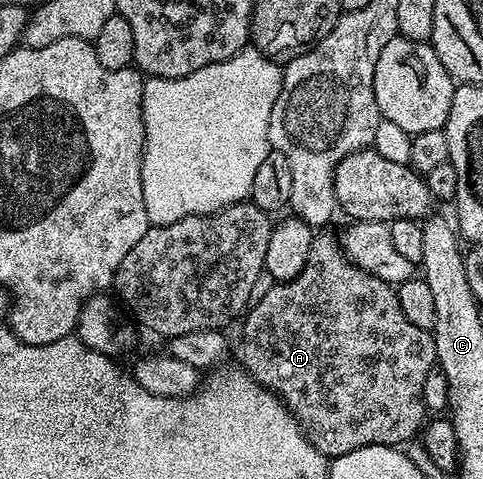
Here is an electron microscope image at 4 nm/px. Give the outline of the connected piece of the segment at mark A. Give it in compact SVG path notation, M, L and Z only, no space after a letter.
M320 230L315 233L312 237L312 245L310 246L310 254L306 258L306 266L300 273L295 276L292 280L286 280L283 282L273 283L271 286L273 288L268 288L260 296L260 301L253 303L251 307L247 309L246 315L243 317L244 329L240 332L240 360L239 363L242 365L245 372L248 375L254 377L258 383L263 386L263 388L268 388L272 392L276 393L277 396L283 400L285 406L287 406L290 411L292 411L292 417L298 421L300 428L306 434L306 438L322 455L329 458L335 458L341 456L342 454L350 454L350 450L358 450L362 446L370 446L371 444L390 444L393 446L404 446L409 443L412 439L411 436L421 431L426 423L426 409L424 406L424 399L422 398L422 385L426 382L426 374L430 374L432 368L437 367L436 362L436 340L433 338L431 331L427 328L419 328L414 326L414 322L409 322L406 318L406 314L402 314L402 306L398 306L398 294L396 293L396 288L393 285L382 282L382 278L374 278L366 270L362 270L358 265L352 263L344 254L343 248L340 246L339 239L334 235L331 236L330 233L324 232L328 230Z

